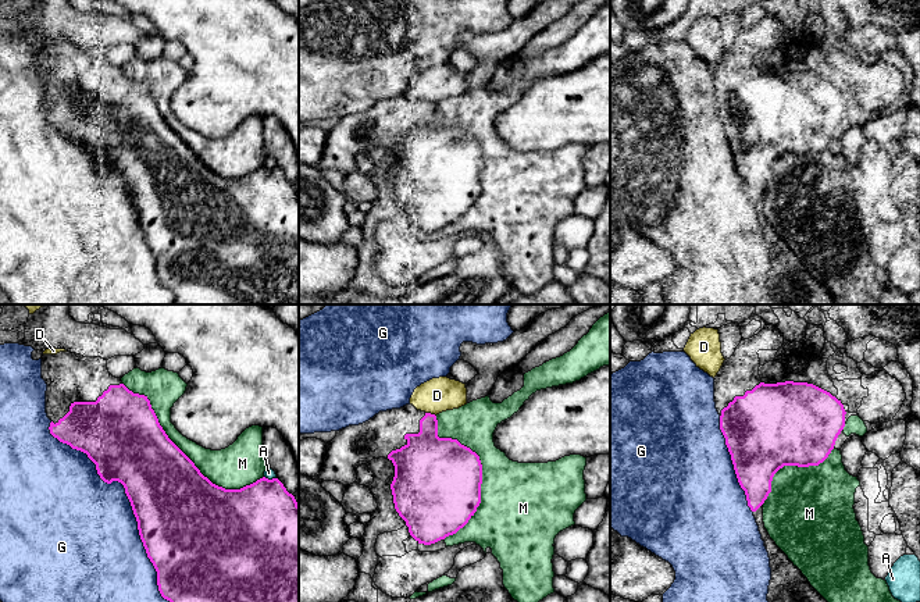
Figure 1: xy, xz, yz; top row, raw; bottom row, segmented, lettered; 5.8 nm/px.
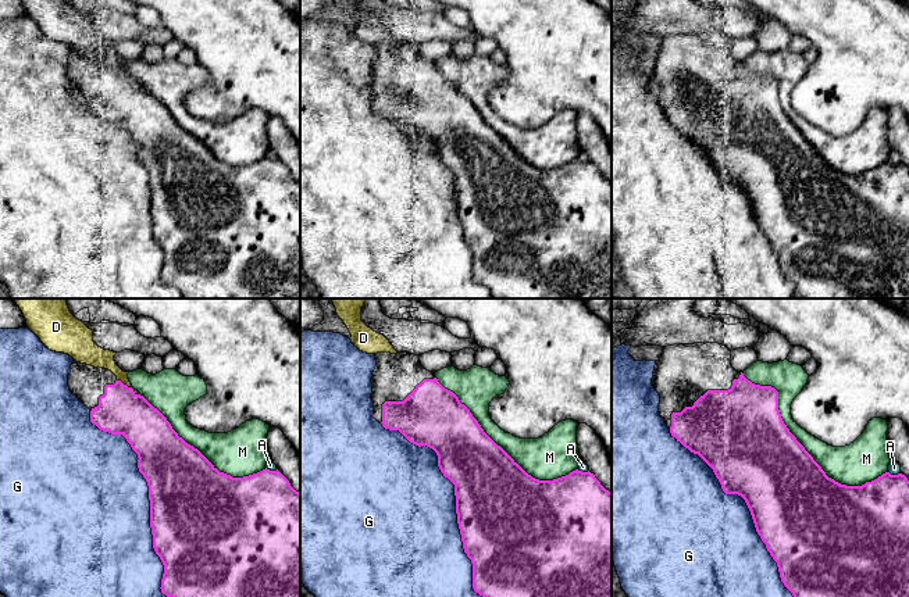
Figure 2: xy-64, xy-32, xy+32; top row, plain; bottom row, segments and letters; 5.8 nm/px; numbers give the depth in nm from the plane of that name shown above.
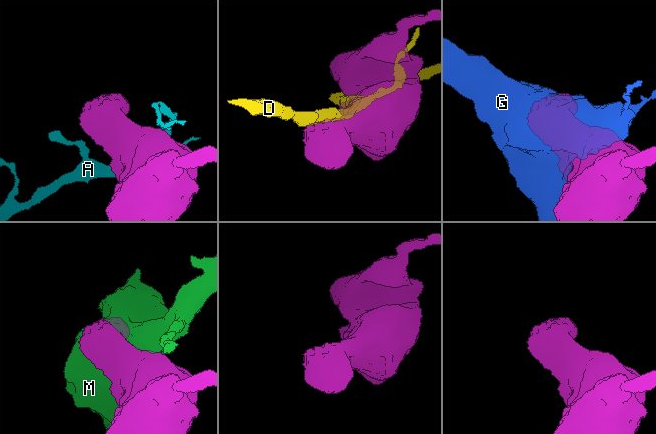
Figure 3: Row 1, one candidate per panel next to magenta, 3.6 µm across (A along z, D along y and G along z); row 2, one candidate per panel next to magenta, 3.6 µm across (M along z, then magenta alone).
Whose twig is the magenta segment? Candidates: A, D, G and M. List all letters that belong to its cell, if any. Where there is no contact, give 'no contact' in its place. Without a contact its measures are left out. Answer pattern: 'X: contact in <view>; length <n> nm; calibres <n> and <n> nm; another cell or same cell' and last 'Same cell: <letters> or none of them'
A: contact in xy; length 70 nm; calibres 460 and 60 nm; another cell
D: contact in xz; length 70 nm; calibres 260 and 200 nm; another cell
G: contact in xy; length 1250 nm; calibres 460 and 480 nm; another cell
M: contact in xy; length 1000 nm; calibres 440 and 220 nm; another cell
Same cell: none of them

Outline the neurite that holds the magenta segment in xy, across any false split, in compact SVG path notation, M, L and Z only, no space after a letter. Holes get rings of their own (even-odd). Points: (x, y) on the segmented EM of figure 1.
M71 352L42 356L42 378L47 384L46 413L51 420L50 434L60 442L81 450L96 464L100 478L124 485L138 521L138 530L147 558L157 571L157 585L161 596L170 602L299 602L299 505L278 478L265 477L240 489L225 489L204 477L195 463L168 438L145 395L133 393L107 370L107 360L83 357Z

